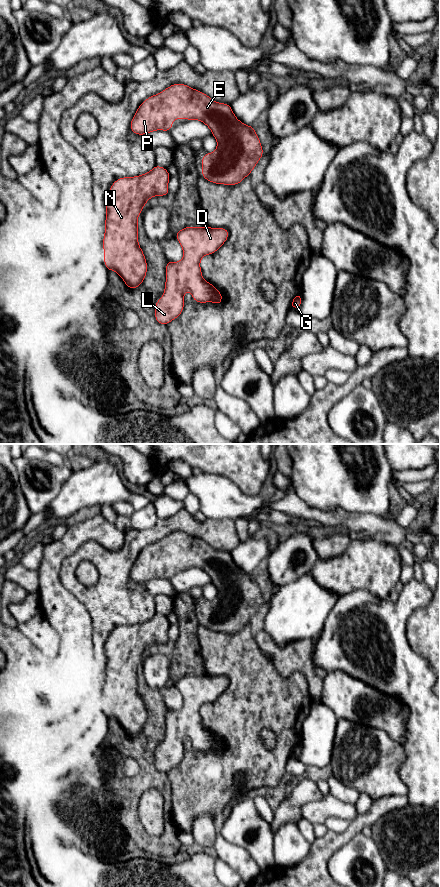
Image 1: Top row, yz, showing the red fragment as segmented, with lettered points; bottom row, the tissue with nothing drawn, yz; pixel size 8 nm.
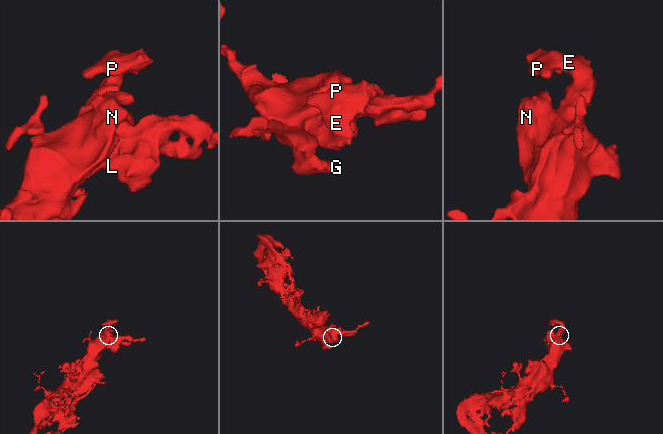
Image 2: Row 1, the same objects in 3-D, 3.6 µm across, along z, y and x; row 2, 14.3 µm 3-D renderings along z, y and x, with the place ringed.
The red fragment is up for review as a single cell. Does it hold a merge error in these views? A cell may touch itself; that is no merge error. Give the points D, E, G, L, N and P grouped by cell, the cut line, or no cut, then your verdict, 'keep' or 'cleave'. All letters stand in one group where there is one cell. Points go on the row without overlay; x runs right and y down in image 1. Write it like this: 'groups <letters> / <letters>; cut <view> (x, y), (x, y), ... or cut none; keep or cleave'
groups D E G L N P; cut none; keep

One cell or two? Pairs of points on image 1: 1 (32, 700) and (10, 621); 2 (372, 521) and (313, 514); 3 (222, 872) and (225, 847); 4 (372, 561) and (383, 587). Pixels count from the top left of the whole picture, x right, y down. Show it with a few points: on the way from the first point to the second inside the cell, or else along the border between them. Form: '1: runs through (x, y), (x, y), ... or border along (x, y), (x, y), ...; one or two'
1: border along (16, 626), (10, 628); two
2: runs through (357, 521), (328, 518); one
3: border along (216, 857), (227, 863), (241, 876); two
4: runs through (375, 567), (379, 572), (380, 581); one

